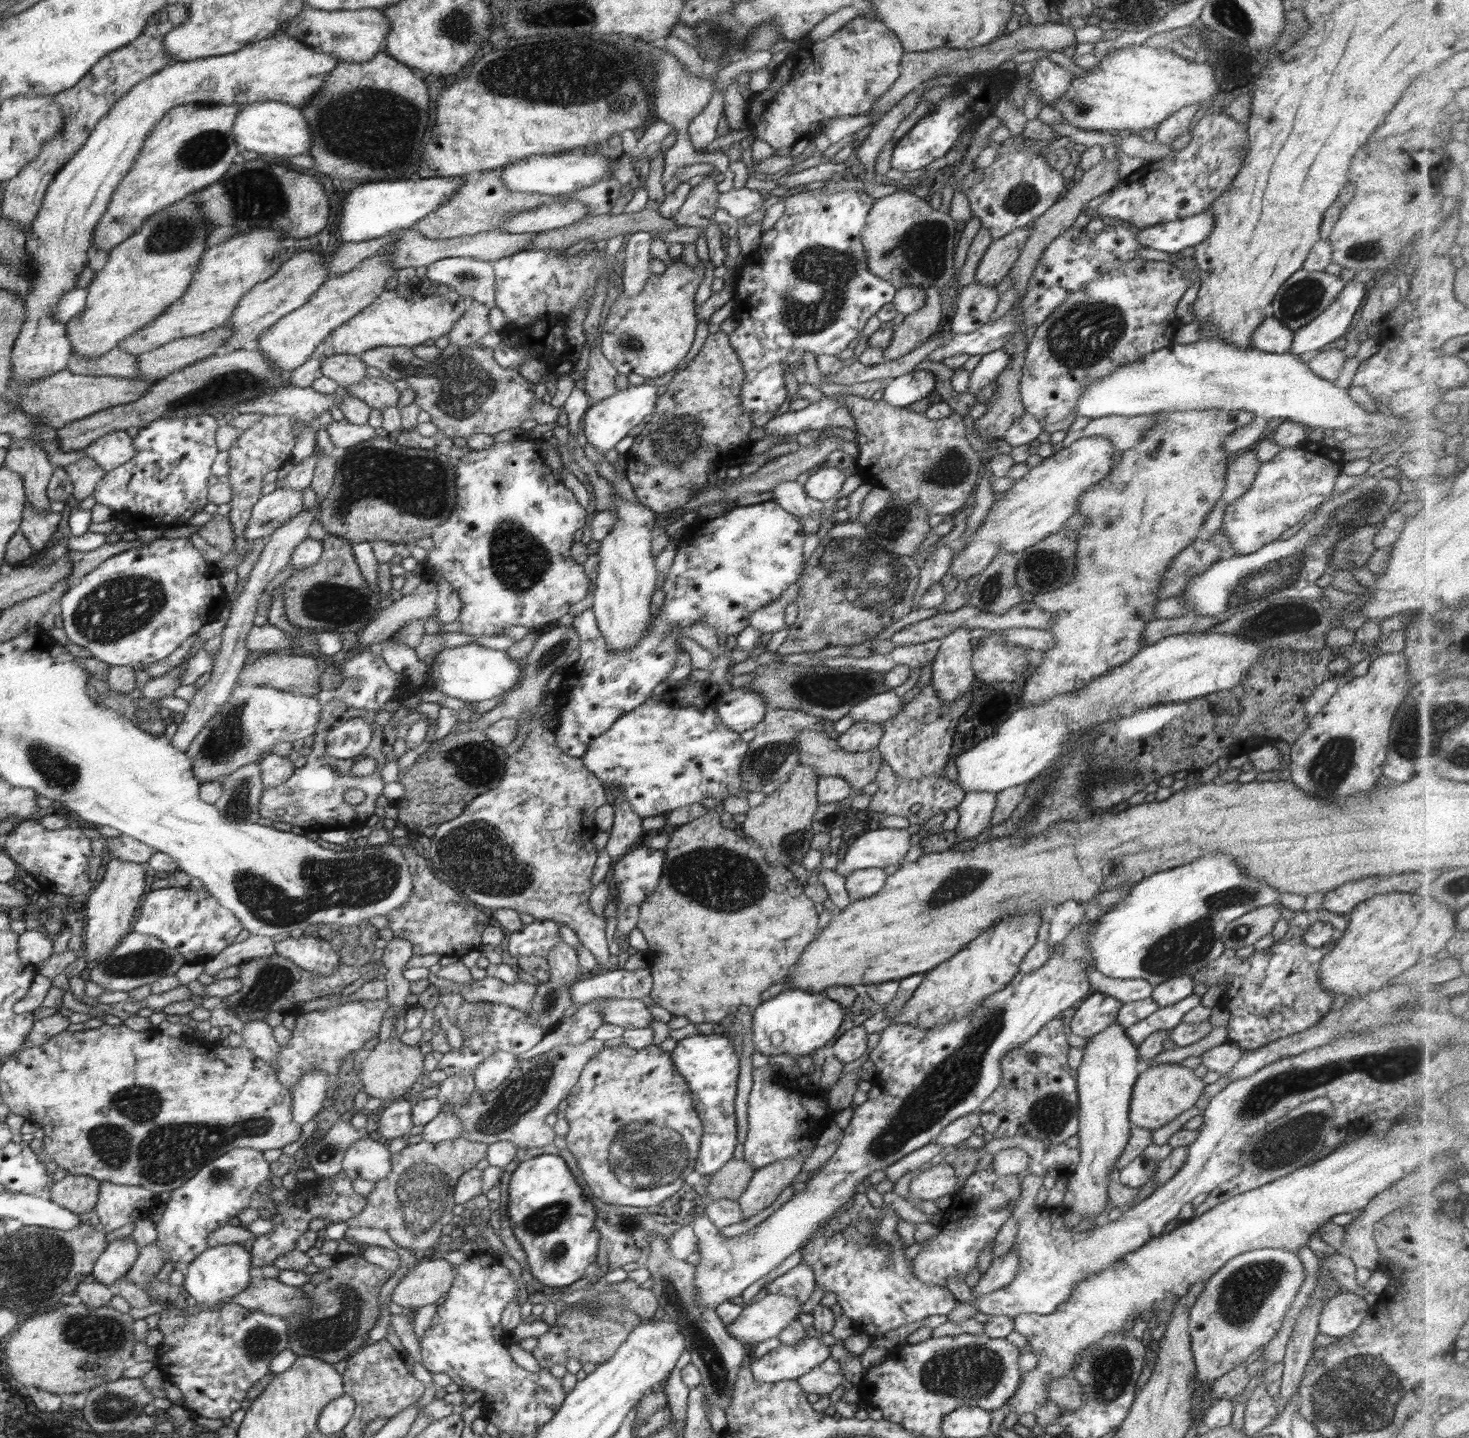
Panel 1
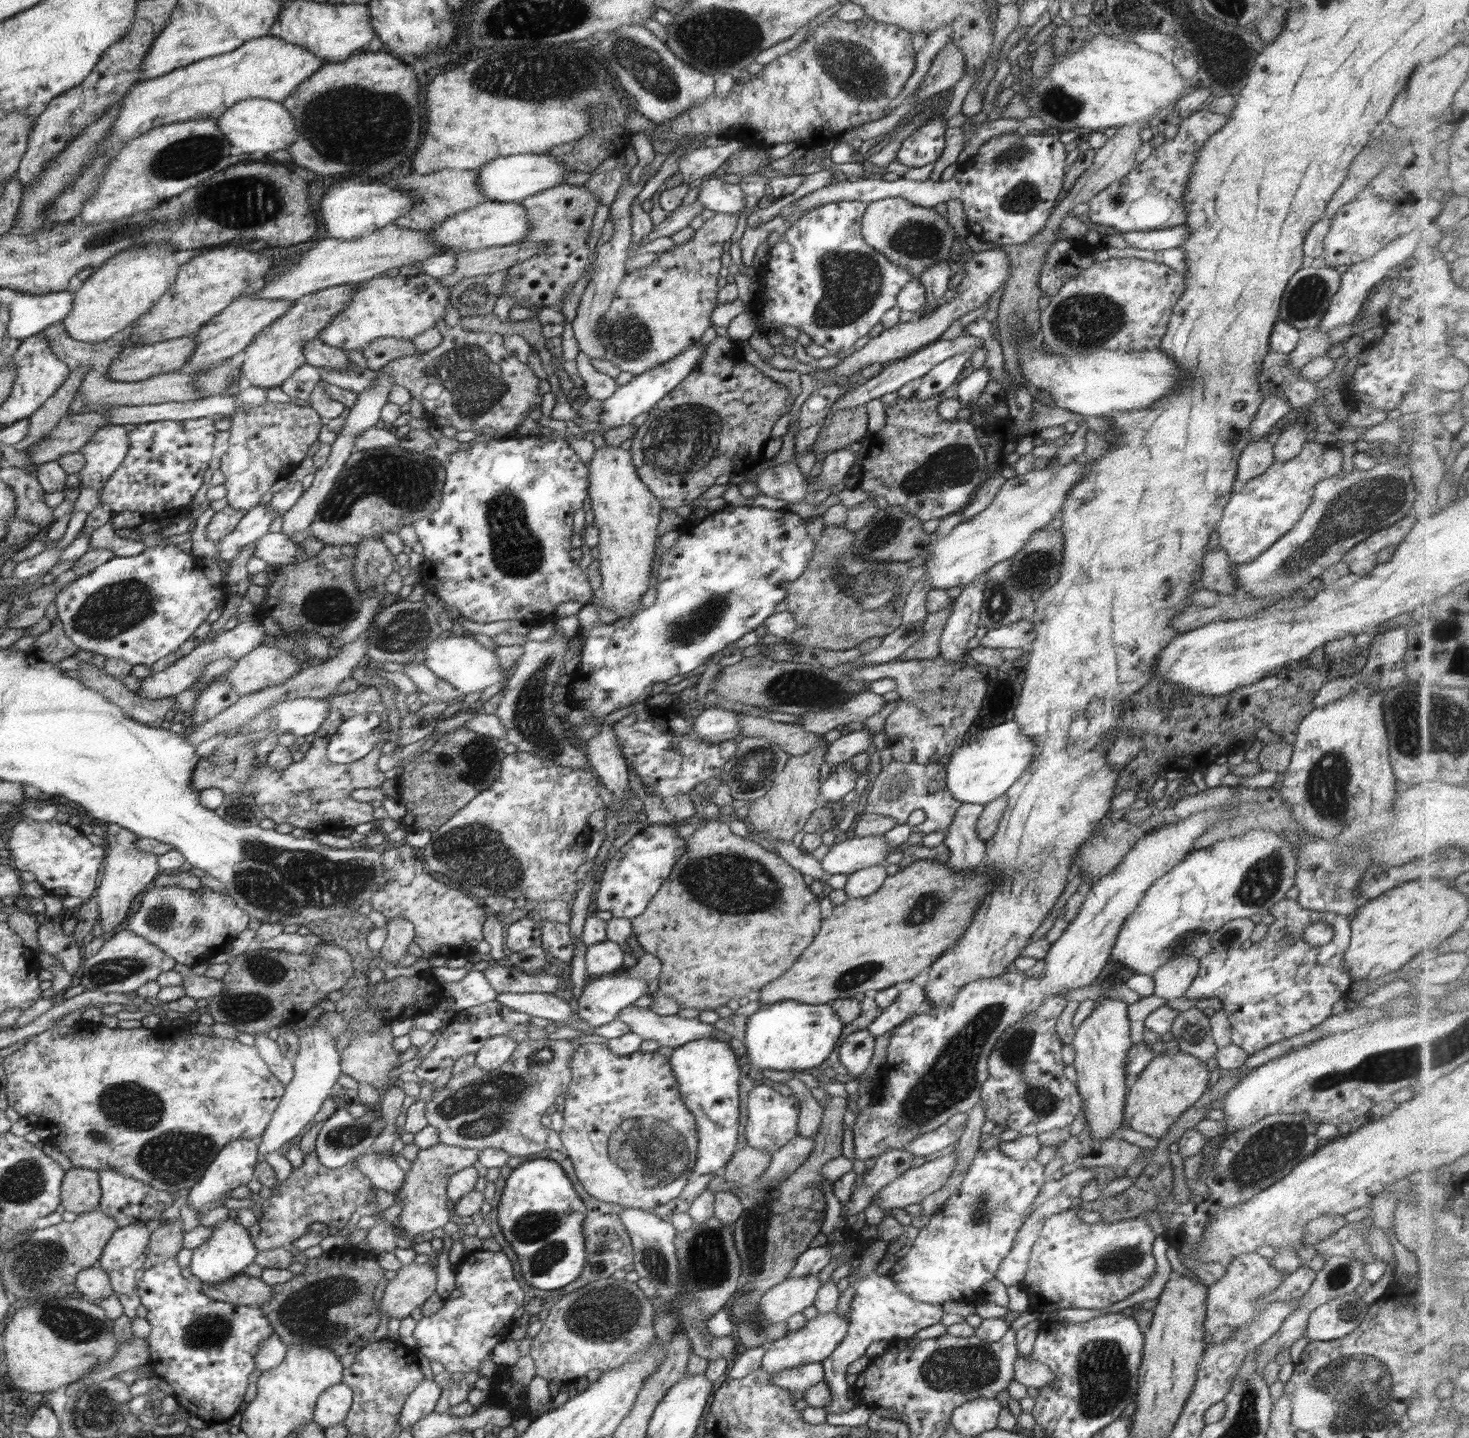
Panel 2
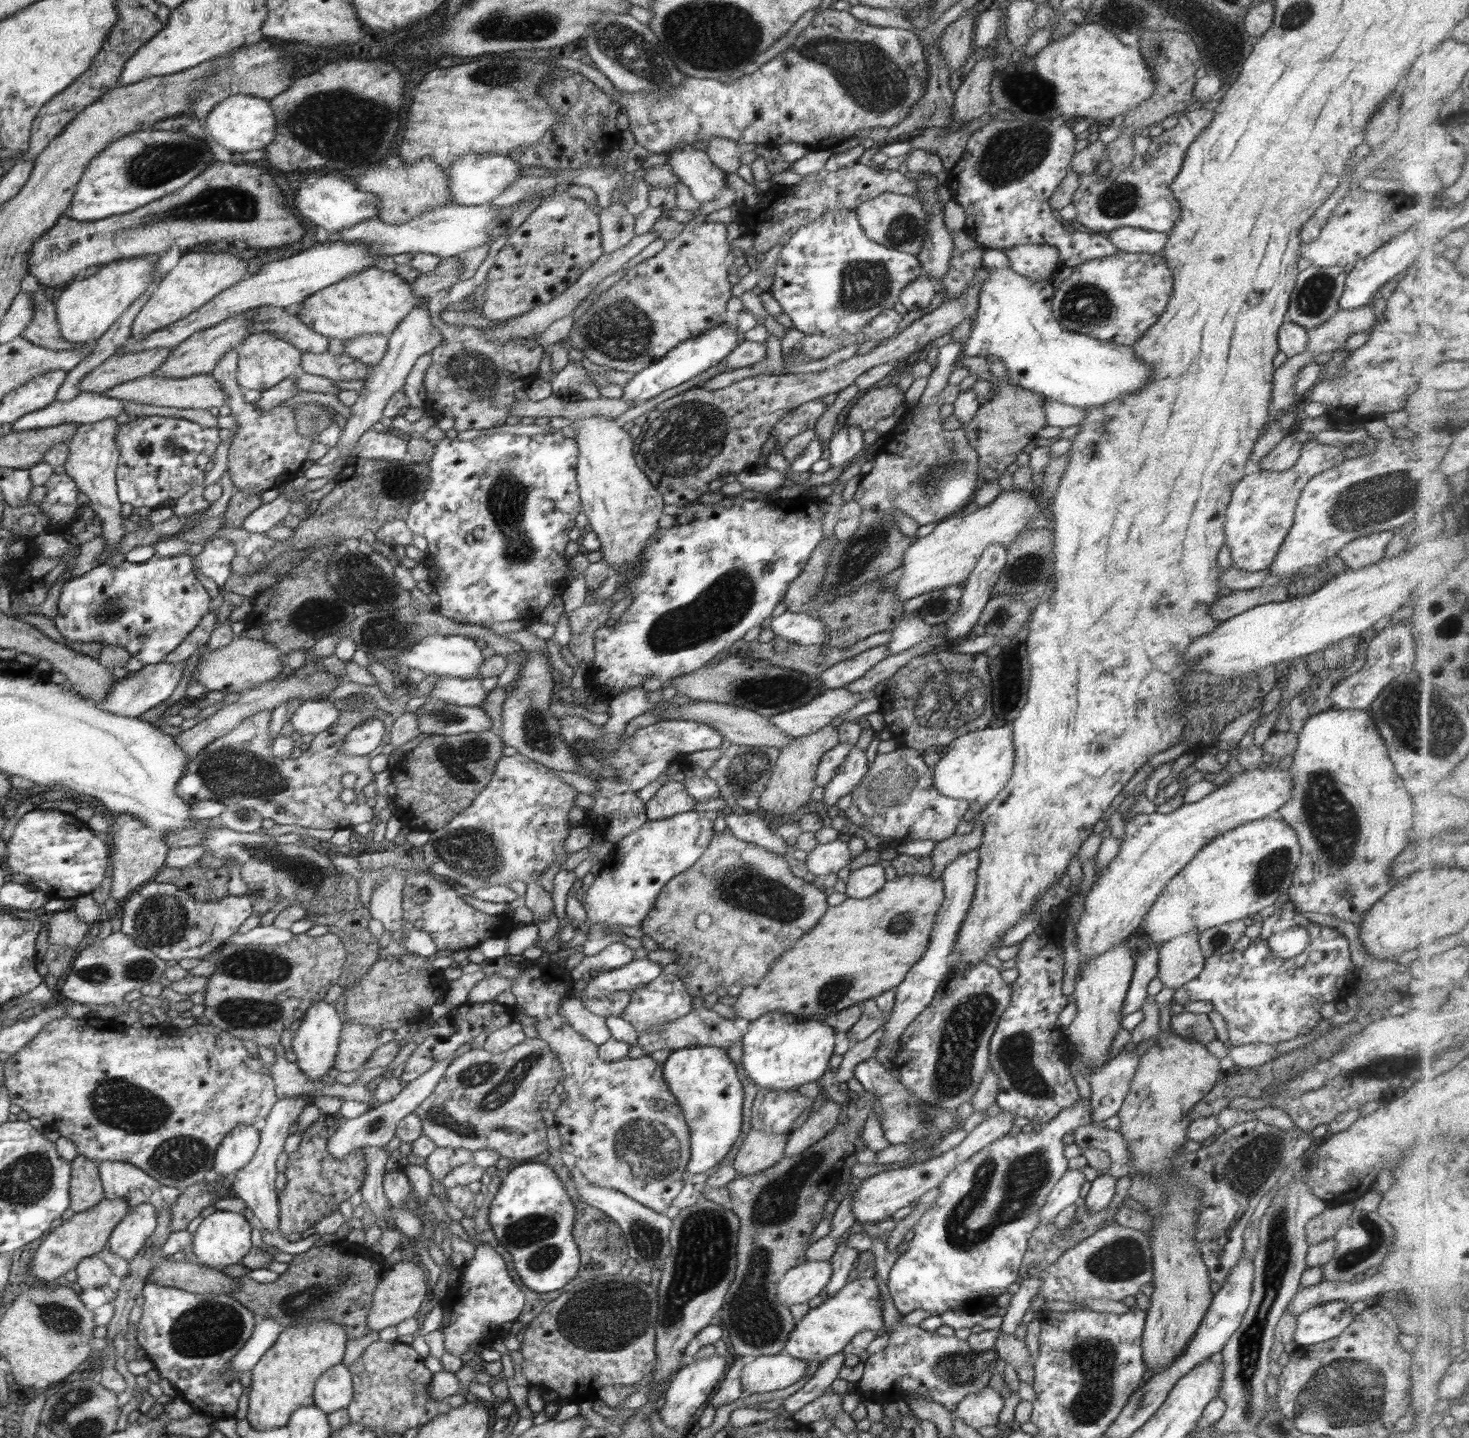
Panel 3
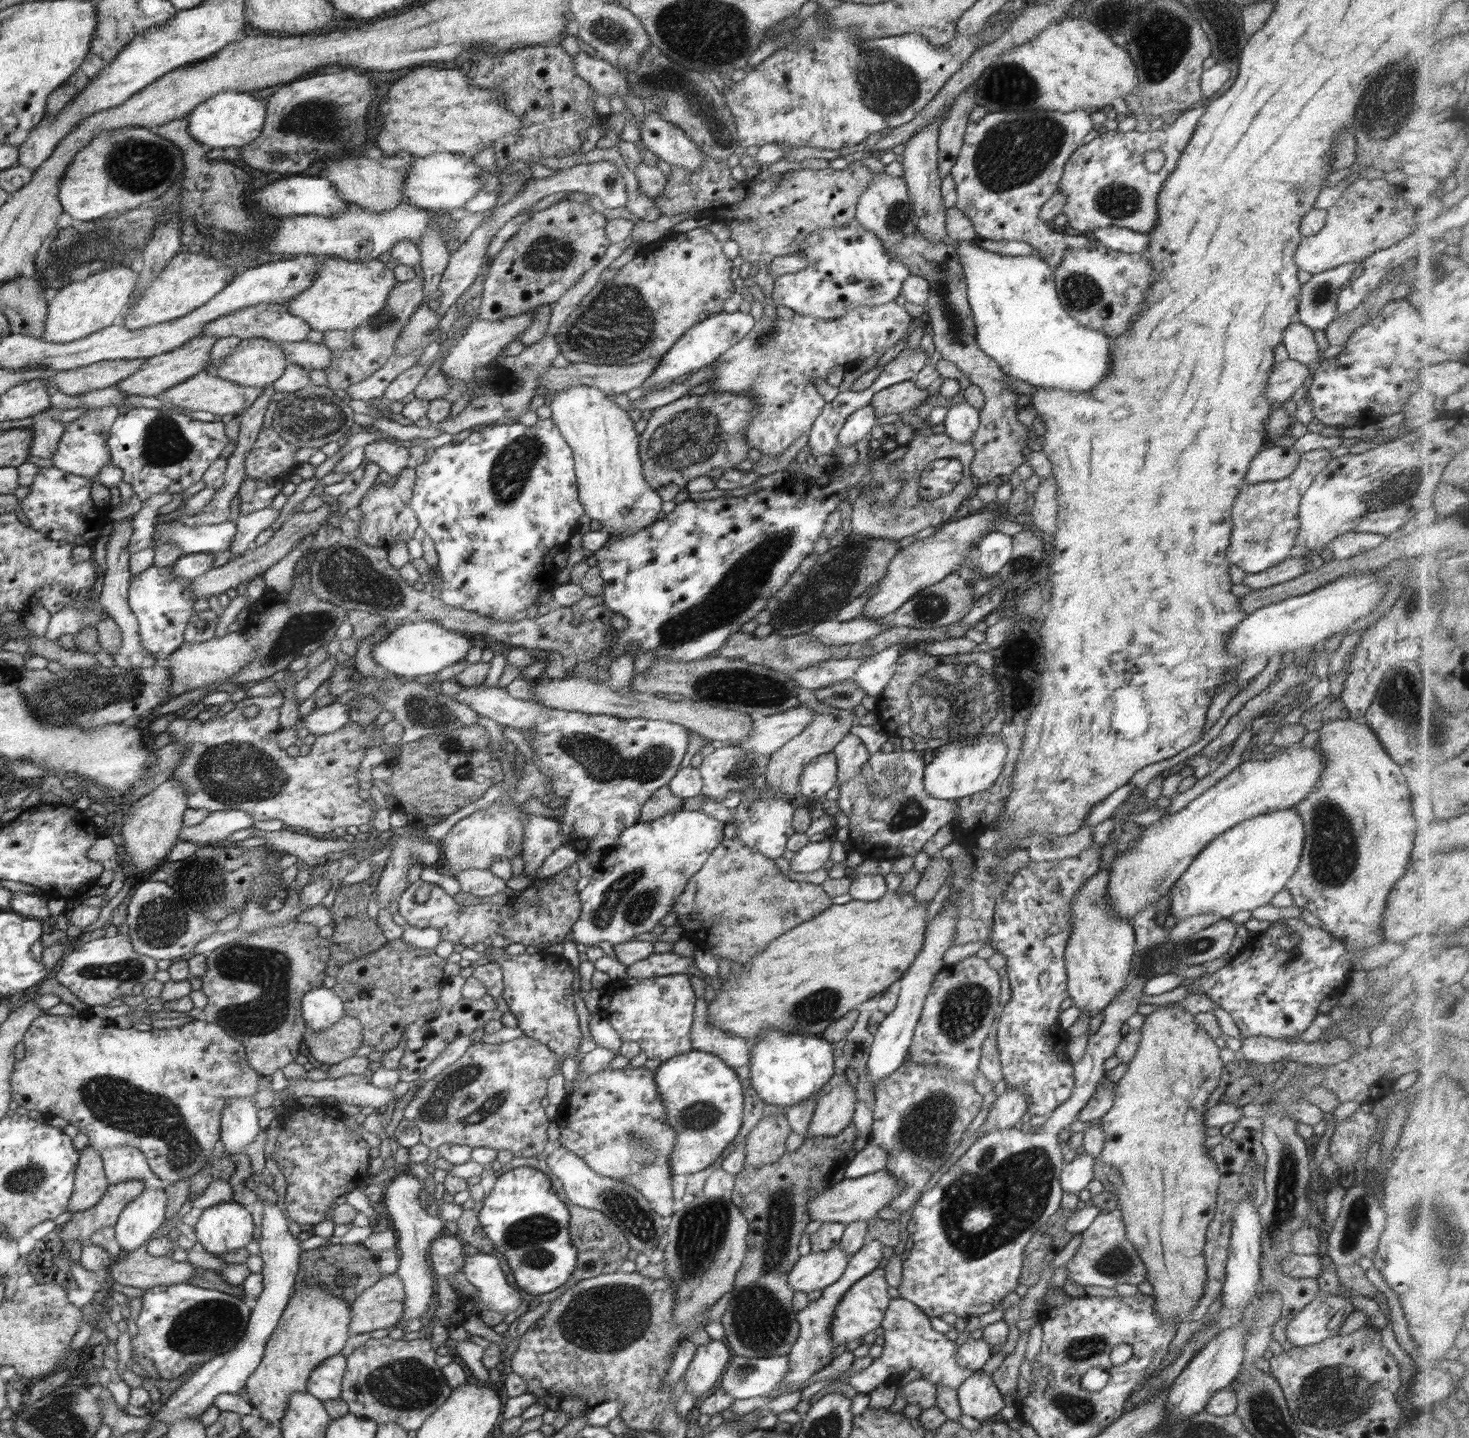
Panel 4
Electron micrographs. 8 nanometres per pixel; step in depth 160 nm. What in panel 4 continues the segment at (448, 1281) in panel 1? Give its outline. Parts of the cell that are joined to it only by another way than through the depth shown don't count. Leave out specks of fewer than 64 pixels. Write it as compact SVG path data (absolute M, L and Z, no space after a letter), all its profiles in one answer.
M396 1273L383 1276L352 1304L351 1331L364 1334L396 1325L406 1315L406 1288Z

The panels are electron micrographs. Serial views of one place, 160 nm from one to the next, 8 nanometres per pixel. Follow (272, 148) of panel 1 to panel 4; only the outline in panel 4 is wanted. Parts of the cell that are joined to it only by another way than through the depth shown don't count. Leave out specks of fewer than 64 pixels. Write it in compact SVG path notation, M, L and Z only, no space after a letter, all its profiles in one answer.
M226 91L206 100L186 118L190 134L210 148L240 148L253 143L264 131L266 100L258 100L250 93Z

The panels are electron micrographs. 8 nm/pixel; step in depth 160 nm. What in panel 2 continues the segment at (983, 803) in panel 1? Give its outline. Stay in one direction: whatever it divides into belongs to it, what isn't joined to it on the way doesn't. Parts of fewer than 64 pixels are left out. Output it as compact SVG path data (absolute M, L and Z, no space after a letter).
M961 803L945 834L944 844L951 855L946 864L955 871L969 873L985 868L987 842L980 840L977 822L984 805Z

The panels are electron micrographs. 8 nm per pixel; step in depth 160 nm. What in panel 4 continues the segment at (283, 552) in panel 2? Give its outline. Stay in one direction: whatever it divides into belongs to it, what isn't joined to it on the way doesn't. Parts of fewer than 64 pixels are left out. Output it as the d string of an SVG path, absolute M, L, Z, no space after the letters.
M160 515L155 520L151 546L172 543L184 555L216 553L230 550L236 535L235 522L224 522L220 527L194 528L178 523L173 515Z

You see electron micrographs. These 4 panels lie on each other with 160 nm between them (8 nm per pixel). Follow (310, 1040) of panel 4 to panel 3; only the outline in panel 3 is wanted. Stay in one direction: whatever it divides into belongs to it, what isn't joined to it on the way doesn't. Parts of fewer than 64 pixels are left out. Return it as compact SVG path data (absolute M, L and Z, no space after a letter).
M344 1024L333 1068L340 1072L358 1072L375 1054L378 1040L380 1034L371 1026Z

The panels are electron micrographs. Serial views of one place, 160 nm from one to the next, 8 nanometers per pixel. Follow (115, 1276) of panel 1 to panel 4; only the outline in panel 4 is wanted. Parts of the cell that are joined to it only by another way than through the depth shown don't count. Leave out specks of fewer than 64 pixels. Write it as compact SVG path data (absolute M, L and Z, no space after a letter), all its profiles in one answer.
M149 1188L125 1207L113 1228L122 1250L134 1251L149 1242L152 1234L166 1223L166 1203L164 1188Z

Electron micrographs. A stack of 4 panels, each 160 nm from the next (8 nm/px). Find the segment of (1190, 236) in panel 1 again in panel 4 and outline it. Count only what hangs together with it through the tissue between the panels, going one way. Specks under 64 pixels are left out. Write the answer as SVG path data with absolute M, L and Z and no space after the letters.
M1108 227L1095 228L1088 233L1096 242L1107 248L1124 254L1145 254L1150 244L1149 233L1134 232L1129 228Z

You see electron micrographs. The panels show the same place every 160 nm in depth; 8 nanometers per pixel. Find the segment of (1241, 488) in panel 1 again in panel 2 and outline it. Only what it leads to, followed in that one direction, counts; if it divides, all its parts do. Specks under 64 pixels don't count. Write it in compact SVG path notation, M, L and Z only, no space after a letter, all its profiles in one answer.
M1266 438L1251 441L1237 460L1239 472L1236 472L1235 487L1242 486L1266 472L1275 462L1273 452L1274 445L1268 443Z

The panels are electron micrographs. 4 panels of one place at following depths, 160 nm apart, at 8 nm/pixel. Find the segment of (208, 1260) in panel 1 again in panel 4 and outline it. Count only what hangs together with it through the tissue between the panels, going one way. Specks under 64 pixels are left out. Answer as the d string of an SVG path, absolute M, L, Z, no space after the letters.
M233 1199L205 1209L193 1235L206 1252L218 1257L225 1252L250 1248L254 1244L252 1232L258 1232L259 1228L254 1224L252 1208L244 1208Z

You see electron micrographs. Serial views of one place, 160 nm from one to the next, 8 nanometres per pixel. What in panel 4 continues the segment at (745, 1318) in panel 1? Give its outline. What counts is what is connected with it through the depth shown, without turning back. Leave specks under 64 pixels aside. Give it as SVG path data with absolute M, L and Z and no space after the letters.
M839 1244L830 1250L801 1256L789 1272L788 1286L795 1292L806 1294L812 1290L825 1289L840 1280L849 1258Z

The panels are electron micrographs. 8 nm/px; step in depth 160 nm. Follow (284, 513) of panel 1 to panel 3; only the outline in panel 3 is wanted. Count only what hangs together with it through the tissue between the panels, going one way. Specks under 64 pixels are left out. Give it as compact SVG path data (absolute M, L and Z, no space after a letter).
M216 538L204 544L204 550L195 556L194 568L222 588L232 574L232 560L236 555L237 550L230 541Z

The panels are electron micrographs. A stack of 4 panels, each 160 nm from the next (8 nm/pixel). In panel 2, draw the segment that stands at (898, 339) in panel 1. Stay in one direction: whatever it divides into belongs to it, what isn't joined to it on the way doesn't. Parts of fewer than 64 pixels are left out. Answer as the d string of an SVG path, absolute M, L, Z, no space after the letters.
M948 261L937 262L919 276L918 280L926 289L924 315L930 314L939 307L938 304L940 304L940 300L946 294L948 281L952 277L952 270L948 265Z

